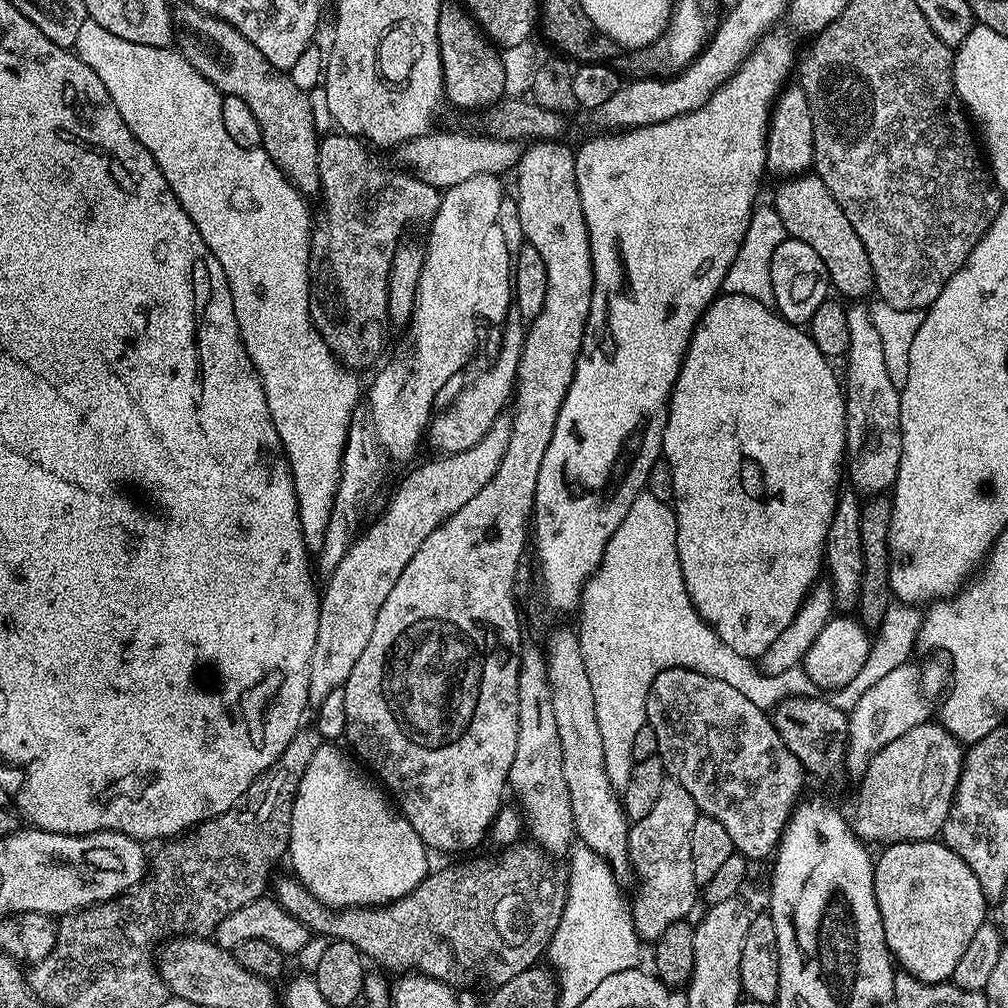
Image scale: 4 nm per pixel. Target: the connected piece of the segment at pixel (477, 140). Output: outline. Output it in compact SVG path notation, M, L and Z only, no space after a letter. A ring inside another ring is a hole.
M433 130L425 136L419 136L403 145L404 160L409 169L427 184L447 190L458 186L458 182L466 182L466 178L474 178L478 174L511 173L524 153L525 145L519 140L499 140L493 136L475 134L463 136L460 132L439 132Z

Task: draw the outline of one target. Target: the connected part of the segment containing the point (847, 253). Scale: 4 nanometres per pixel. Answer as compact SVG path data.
M801 174L785 179L781 184L784 185L776 192L774 207L778 210L778 218L782 218L785 233L791 239L806 242L806 246L810 246L810 250L814 250L814 254L818 254L818 258L822 258L822 262L828 271L831 287L835 291L837 288L841 292L841 294L839 293L841 297L864 298L860 296L866 295L867 292L871 293L874 285L870 254L866 254L866 246L862 246L862 238L858 238L854 226L850 226L850 218L846 218L846 214L842 214L842 206L838 206L834 194L830 194L830 190L826 190L826 182L822 182L819 176L815 174Z

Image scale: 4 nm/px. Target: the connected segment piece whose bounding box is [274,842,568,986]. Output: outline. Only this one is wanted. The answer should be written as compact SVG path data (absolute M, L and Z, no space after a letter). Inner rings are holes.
M518 842L513 846L503 849L504 852L496 861L480 860L477 864L448 864L445 868L429 871L424 880L410 894L406 894L402 898L394 901L392 904L381 904L376 906L357 906L355 908L327 908L318 898L314 898L314 894L310 894L310 890L306 890L306 886L295 875L287 874L280 881L277 879L274 884L274 899L284 907L287 912L294 913L308 927L311 933L318 936L327 936L332 940L345 940L350 942L356 948L364 953L365 957L381 956L386 963L392 968L404 968L400 970L415 970L421 976L429 976L432 980L440 980L444 984L453 986L461 986L460 984L472 984L481 976L484 980L489 980L492 986L499 986L510 982L510 978L514 978L514 974L522 974L522 970L533 967L537 963L536 960L547 953L550 942L554 938L554 930L558 930L558 922L562 922L562 910L566 906L566 893L568 886L566 883L566 872L563 867L560 868L555 859L549 856L542 848L537 848L535 843Z

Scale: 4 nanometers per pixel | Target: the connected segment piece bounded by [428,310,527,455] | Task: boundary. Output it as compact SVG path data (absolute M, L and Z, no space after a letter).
M515 310L509 311L507 318L504 320L502 343L499 346L499 351L492 364L487 365L476 378L471 377L461 394L456 397L455 402L447 409L437 413L428 424L428 435L430 434L431 444L438 448L439 453L455 455L458 452L464 452L470 446L476 445L486 436L486 432L493 426L493 422L503 413L506 402L511 401L515 391L516 374L518 362L522 354L522 346L525 344L525 334L527 327L521 316Z

